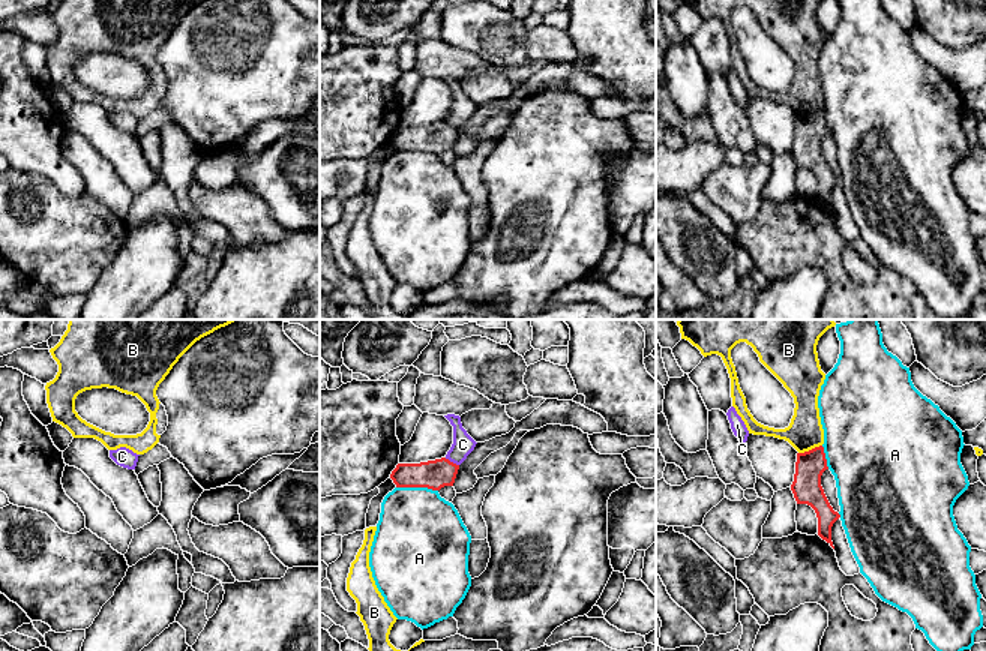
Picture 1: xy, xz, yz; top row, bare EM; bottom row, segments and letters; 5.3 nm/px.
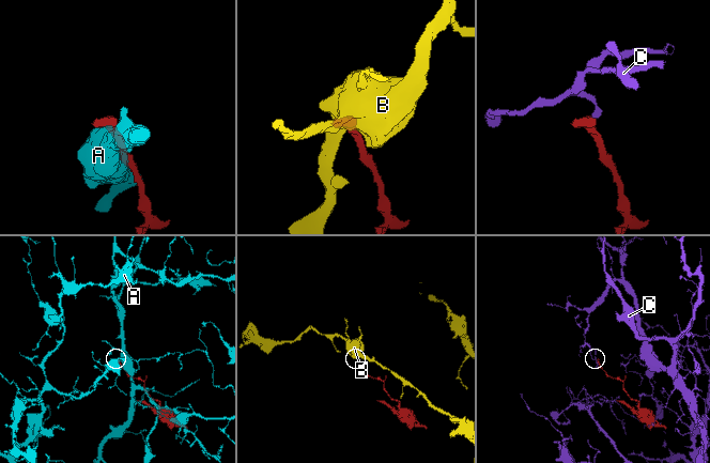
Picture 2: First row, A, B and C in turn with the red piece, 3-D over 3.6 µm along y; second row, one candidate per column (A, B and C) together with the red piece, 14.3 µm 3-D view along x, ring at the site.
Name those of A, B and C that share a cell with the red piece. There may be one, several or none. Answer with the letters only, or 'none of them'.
none of them

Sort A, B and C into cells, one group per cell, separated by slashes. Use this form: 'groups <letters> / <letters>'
groups A / B / C

